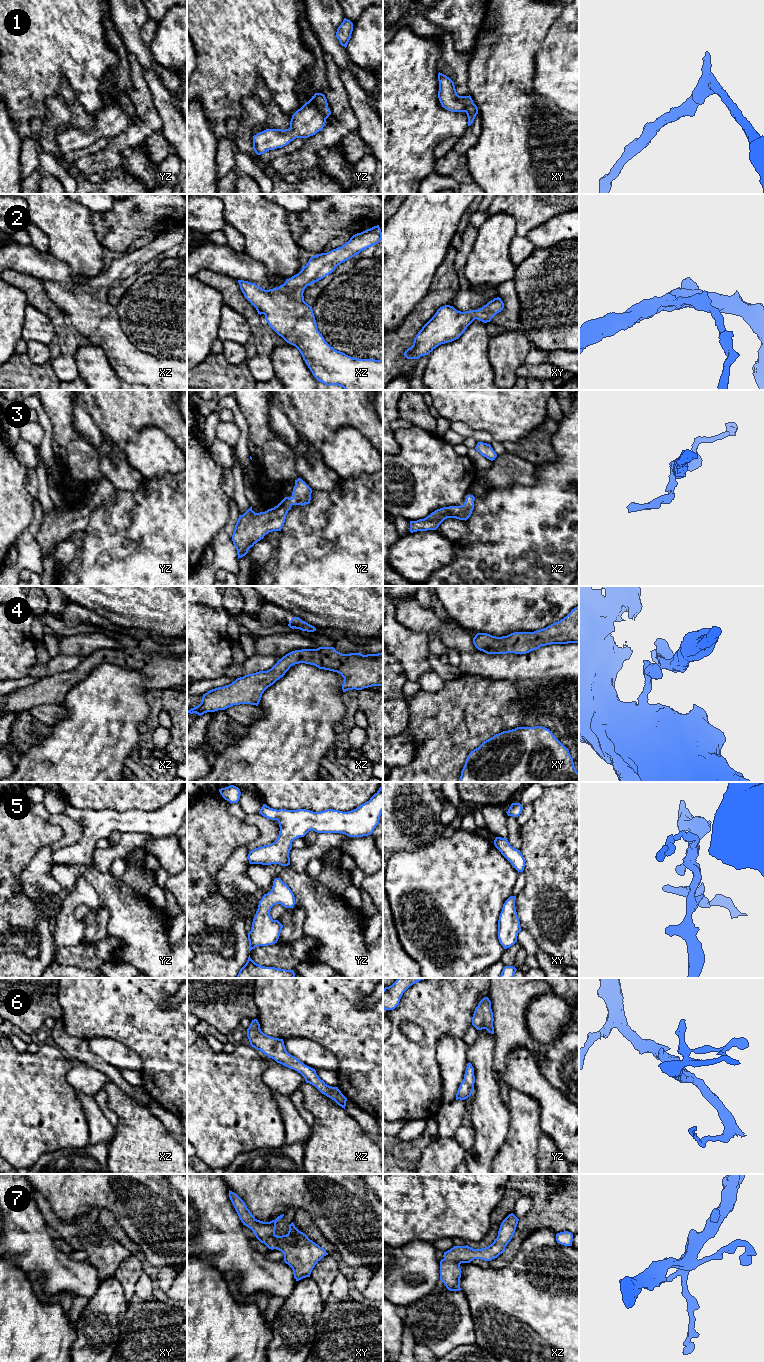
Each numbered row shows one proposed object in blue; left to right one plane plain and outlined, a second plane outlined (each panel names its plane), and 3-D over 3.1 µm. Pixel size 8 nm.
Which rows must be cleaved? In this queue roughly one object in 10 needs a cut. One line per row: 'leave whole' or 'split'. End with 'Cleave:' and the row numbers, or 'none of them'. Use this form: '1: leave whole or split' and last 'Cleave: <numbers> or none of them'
1: leave whole
2: leave whole
3: leave whole
4: leave whole
5: leave whole
6: leave whole
7: leave whole
Cleave: none of them

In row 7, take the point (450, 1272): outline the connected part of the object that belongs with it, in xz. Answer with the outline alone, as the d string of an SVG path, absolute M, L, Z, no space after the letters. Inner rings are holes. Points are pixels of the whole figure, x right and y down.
M509 1214L501 1223L498 1236L488 1247L473 1249L466 1246L454 1246L444 1252L440 1261L440 1280L450 1291L459 1291L461 1278L461 1263L470 1263L474 1259L491 1261L505 1251L505 1247L514 1236L519 1219Z

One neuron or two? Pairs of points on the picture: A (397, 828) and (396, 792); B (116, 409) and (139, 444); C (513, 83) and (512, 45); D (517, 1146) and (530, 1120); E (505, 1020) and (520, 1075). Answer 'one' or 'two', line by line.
A: one
B: two
C: one
D: one
E: two

